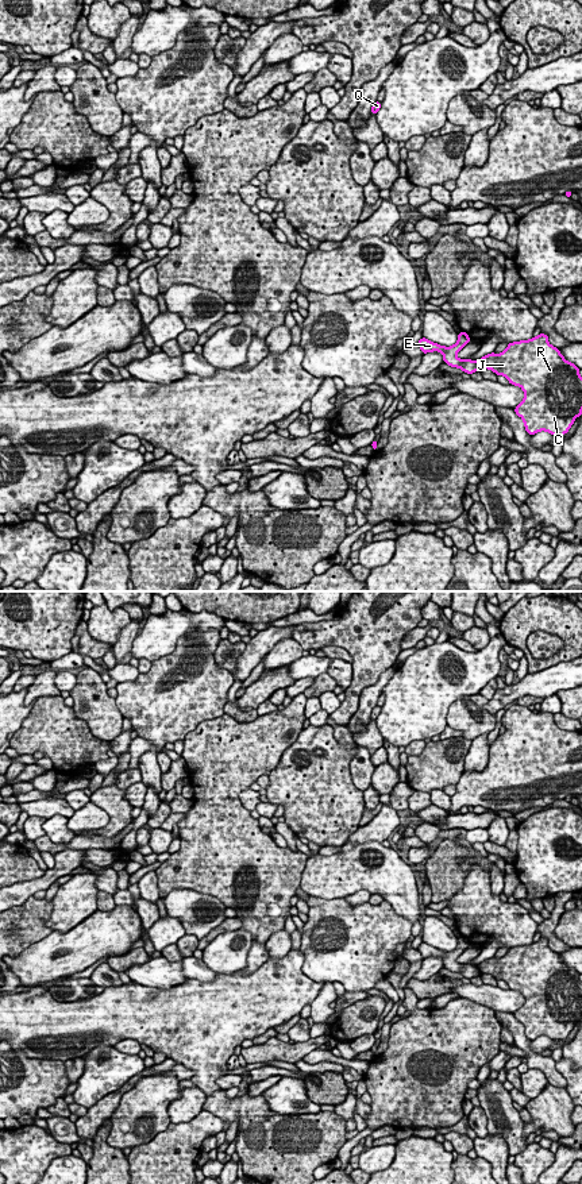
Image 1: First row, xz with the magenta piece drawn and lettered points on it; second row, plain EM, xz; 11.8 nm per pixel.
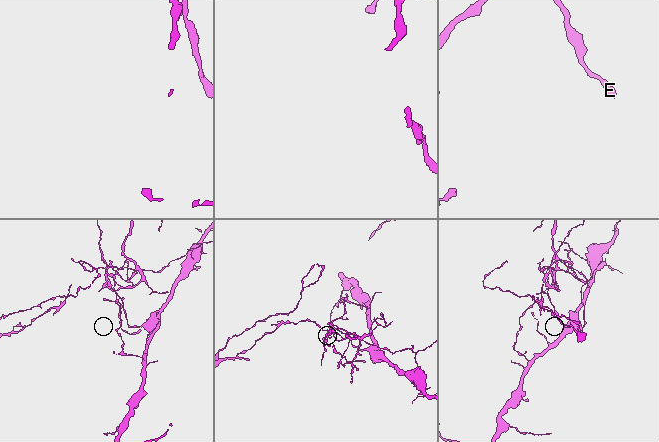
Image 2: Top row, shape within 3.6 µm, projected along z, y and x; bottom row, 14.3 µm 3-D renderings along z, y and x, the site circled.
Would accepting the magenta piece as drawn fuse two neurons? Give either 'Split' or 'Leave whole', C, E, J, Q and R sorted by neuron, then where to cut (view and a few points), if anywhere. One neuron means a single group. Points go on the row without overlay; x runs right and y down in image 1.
Split. Groups: C J Q R / E. Split along xz (475, 967), (481, 972)

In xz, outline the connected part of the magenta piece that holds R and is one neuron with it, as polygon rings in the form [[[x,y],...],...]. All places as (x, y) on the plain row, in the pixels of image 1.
[[[540,938],[529,945],[509,948],[501,959],[487,959],[477,967],[481,973],[489,973],[508,983],[510,990],[520,991],[524,1004],[514,1013],[524,1026],[527,1038],[546,1035],[554,1041],[568,1037],[578,1021],[582,1021],[582,981],[579,973],[567,967],[559,954],[548,948],[548,941]]]

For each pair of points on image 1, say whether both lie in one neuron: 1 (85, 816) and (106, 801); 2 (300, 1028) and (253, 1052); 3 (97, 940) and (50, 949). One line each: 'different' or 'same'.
1: different
2: different
3: same

